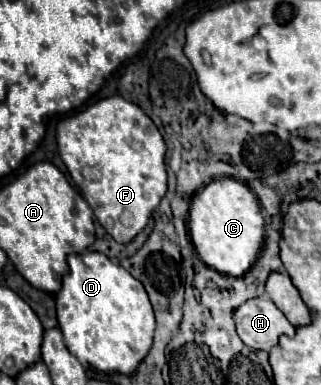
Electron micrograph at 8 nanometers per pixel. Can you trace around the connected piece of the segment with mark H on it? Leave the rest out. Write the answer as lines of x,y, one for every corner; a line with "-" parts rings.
267,296
243,302
235,310
235,324
239,338
257,350
271,350
281,334
295,336
295,326

